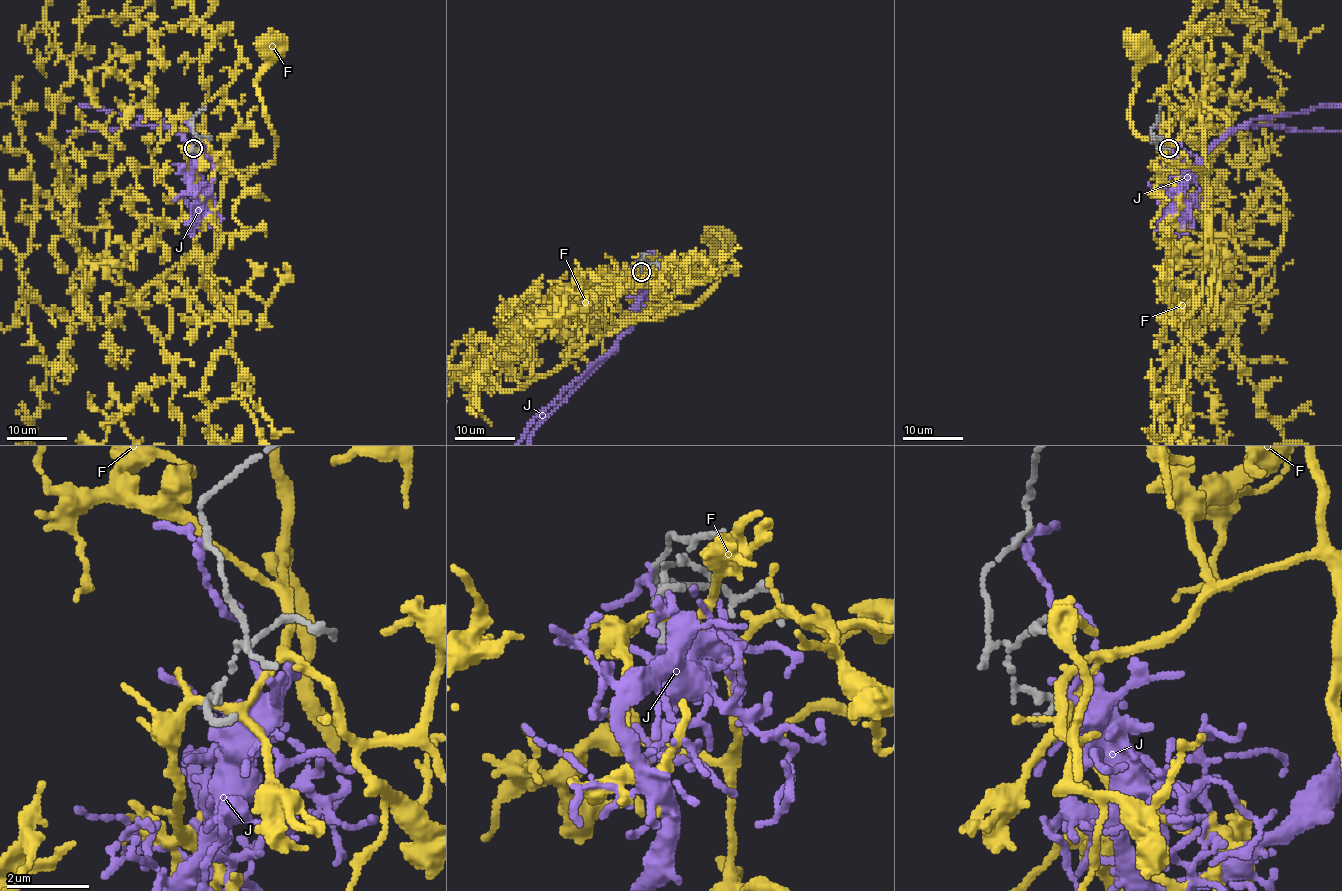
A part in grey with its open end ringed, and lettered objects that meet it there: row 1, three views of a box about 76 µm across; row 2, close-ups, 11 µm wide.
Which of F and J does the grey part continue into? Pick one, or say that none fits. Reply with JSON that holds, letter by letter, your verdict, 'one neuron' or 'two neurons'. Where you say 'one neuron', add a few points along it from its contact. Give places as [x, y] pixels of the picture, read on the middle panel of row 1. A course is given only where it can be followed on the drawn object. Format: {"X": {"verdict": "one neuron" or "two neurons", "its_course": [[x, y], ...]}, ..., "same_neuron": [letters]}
{"F": {"verdict": "two neurons"}, "J": {"verdict": "two neurons"}, "same_neuron": []}

